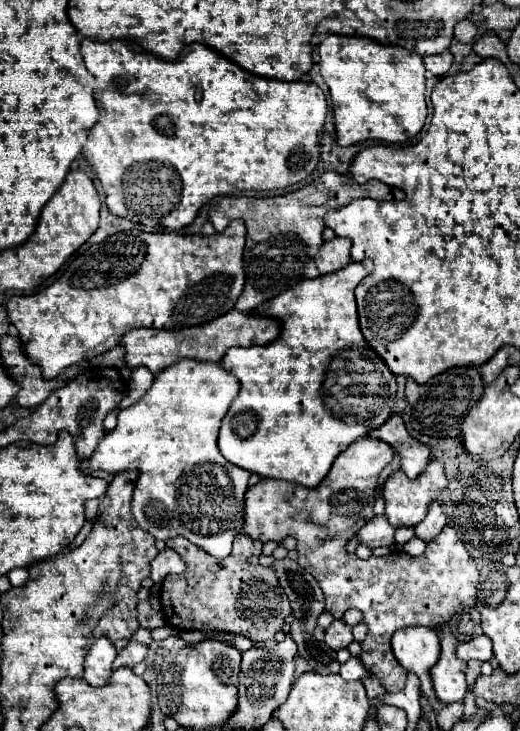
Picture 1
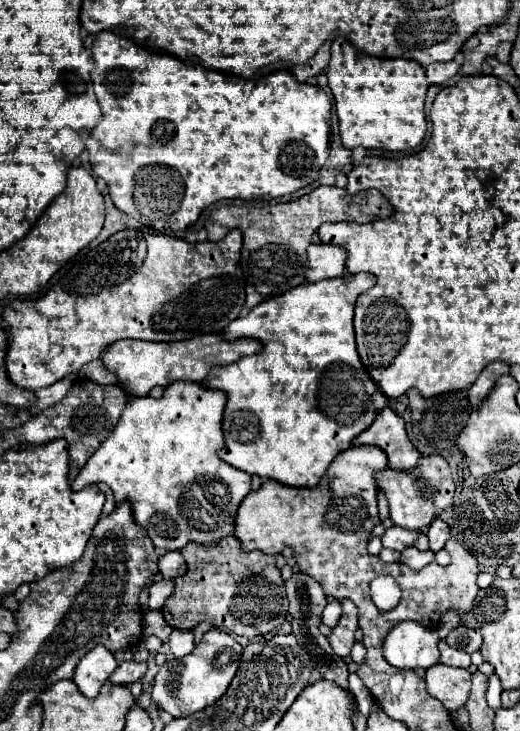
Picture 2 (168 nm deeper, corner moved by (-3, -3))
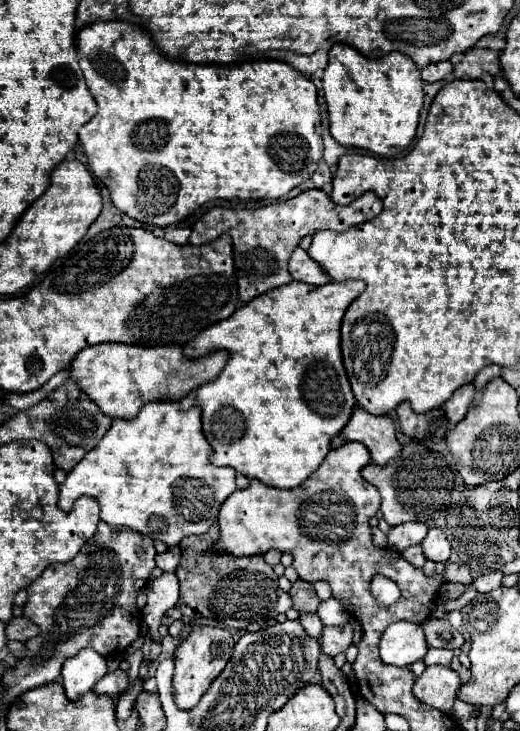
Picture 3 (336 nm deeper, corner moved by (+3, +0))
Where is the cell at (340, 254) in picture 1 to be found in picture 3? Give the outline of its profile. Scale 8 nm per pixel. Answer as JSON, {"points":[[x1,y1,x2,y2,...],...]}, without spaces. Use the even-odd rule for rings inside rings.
{"points":[[297,247,289,259,289,273,293,281,301,281,307,285,323,285,331,281,327,273,301,247]]}

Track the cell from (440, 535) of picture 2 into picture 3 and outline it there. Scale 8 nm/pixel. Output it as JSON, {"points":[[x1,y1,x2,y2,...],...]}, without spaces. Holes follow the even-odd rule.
{"points":[[431,527,431,529,429,529,429,533,427,533,427,537,423,539,421,547,423,547,425,559,435,561,435,563,447,563,451,545,449,545,447,537,443,535,443,531,441,531,439,527]]}

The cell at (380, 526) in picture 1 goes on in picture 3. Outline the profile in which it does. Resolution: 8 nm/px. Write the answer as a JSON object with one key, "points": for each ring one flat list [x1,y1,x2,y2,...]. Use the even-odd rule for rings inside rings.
{"points":[[403,523,403,525,391,527,387,537,389,537,389,547,403,551,411,545,419,545,425,535,427,535,425,523]]}

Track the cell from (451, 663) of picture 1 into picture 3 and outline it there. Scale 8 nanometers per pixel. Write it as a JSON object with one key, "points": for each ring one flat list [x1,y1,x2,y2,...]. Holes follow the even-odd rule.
{"points":[[427,667,425,673,415,681,413,695,421,703,447,713,453,707,459,685,461,685,461,679,453,669]]}

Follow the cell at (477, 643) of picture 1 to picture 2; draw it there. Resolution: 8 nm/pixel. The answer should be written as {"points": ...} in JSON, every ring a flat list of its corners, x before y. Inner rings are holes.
{"points":[[445,640,439,642,439,650,441,650,441,662,447,666,459,666,459,668,469,668,471,666,471,656,463,650,451,648]]}

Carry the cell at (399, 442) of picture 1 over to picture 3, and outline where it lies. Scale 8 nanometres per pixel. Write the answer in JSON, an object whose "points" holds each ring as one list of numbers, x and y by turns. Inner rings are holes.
{"points":[[361,407,353,409,351,421,341,429,337,437,331,439,331,447,341,447,347,441,363,443,369,449,375,465,385,465,389,459,401,453,393,419,387,415,371,415]]}

